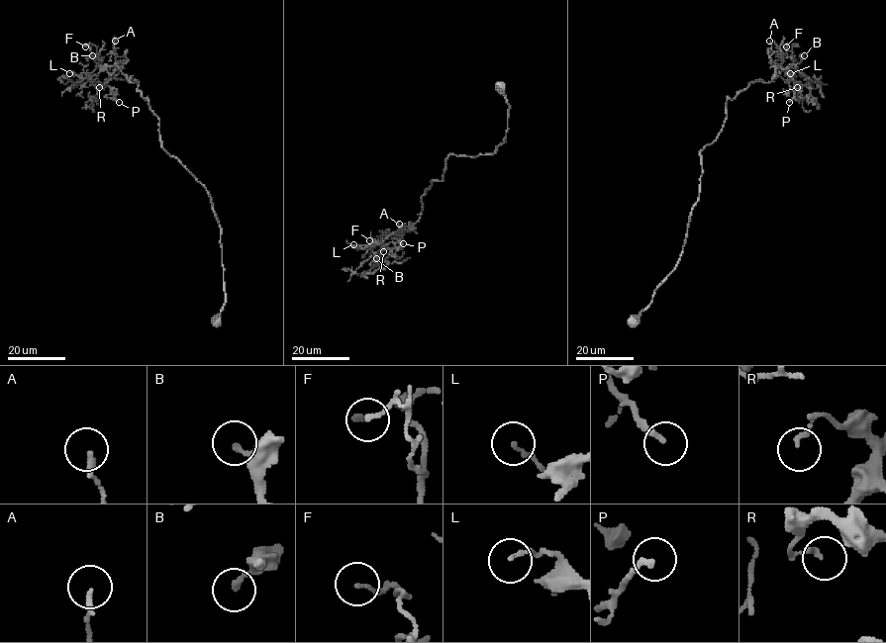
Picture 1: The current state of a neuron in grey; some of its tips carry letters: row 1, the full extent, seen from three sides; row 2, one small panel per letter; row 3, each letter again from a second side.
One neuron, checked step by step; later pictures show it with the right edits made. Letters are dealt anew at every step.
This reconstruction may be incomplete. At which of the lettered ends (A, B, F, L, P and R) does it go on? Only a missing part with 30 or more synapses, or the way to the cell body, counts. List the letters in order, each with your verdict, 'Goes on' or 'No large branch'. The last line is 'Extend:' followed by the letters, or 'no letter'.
A: No large branch
B: No large branch
F: No large branch
L: No large branch
P: Goes on
R: No large branch
Extend: P

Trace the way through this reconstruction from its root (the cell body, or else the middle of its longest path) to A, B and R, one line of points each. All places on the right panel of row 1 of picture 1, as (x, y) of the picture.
A: (632, 320), (679, 258), (699, 195), (699, 152), (721, 131), (727, 99), (769, 82), (783, 60), (769, 41)
B: (632, 320), (679, 258), (699, 152), (721, 131), (727, 99), (804, 55)
R: (632, 320), (679, 258), (699, 195), (699, 152), (721, 131), (727, 99), (769, 82), (777, 67), (797, 87)

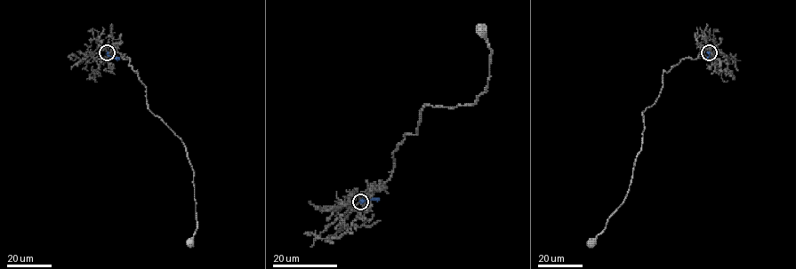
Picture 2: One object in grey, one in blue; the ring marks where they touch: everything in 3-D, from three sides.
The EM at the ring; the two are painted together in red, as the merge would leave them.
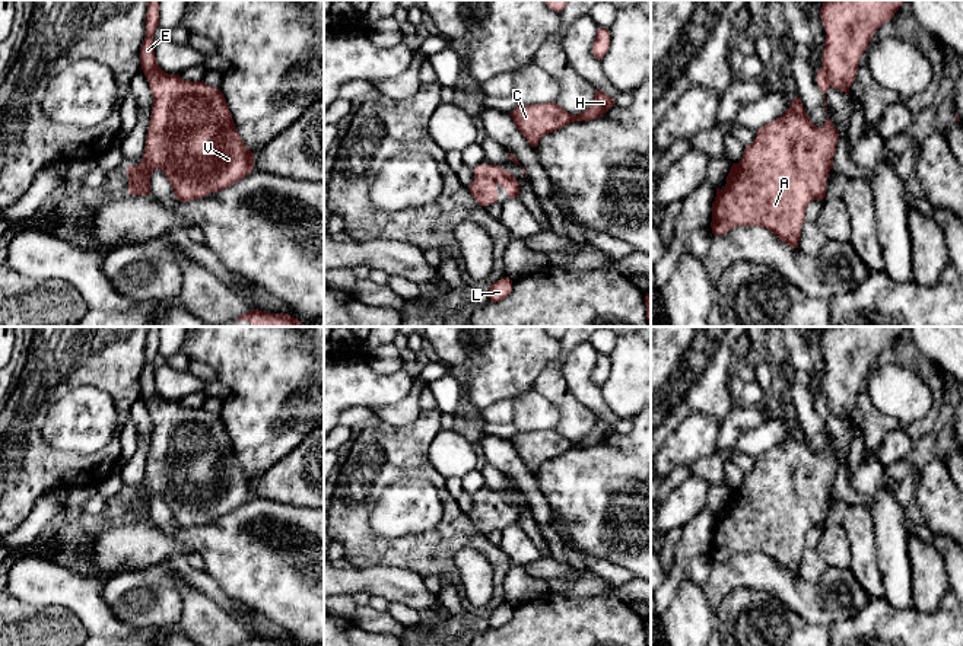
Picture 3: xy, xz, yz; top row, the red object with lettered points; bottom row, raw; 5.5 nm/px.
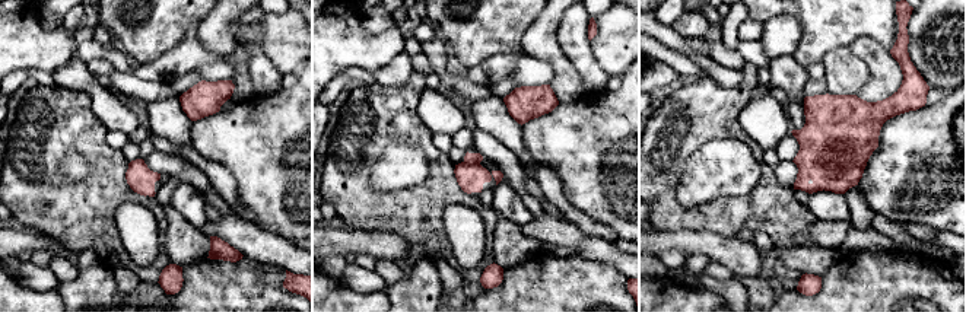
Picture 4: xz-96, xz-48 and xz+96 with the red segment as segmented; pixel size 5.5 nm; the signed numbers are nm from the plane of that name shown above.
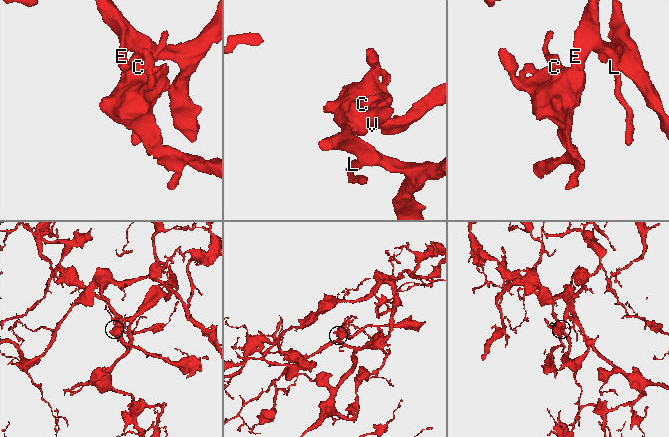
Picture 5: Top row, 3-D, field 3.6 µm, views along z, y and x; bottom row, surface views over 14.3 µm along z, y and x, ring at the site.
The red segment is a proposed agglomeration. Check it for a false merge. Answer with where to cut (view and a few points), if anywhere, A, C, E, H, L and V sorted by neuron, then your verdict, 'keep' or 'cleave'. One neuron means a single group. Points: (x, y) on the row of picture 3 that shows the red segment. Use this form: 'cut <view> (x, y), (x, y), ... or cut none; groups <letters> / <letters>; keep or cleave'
cut none; groups A C E H L V; keep

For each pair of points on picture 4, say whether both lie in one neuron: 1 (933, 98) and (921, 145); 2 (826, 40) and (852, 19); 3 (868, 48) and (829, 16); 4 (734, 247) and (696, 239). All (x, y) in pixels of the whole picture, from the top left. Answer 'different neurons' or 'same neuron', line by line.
1: different neurons
2: same neuron
3: different neurons
4: same neuron

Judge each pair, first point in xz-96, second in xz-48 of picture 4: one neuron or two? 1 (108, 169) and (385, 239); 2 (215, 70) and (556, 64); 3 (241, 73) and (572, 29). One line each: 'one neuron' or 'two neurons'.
1: two neurons
2: two neurons
3: two neurons

